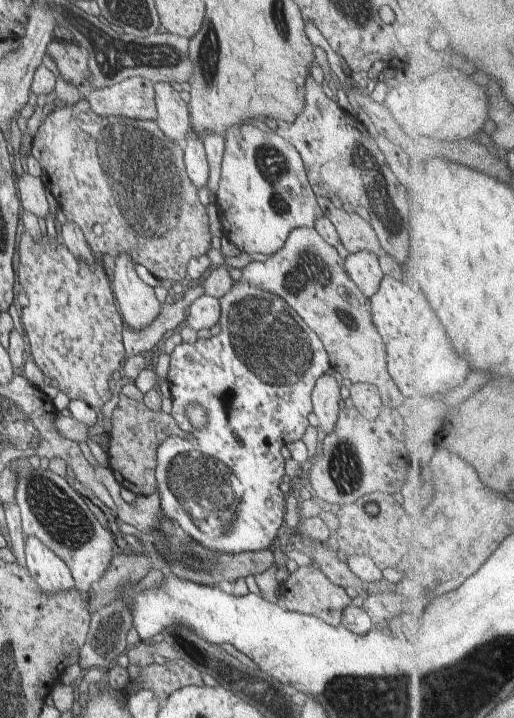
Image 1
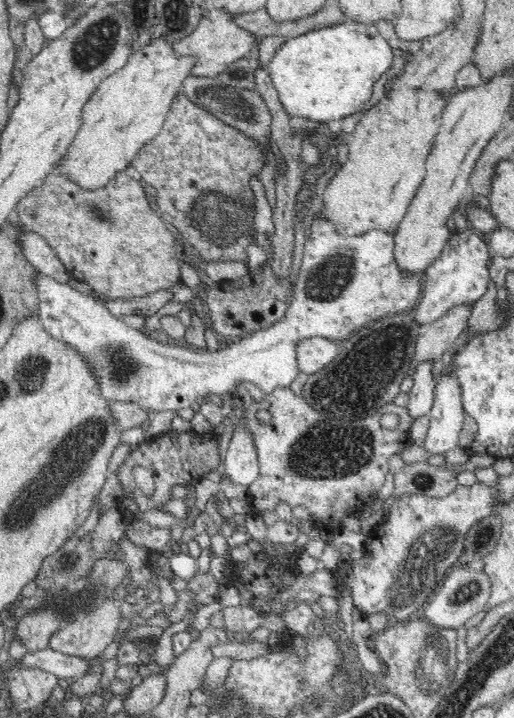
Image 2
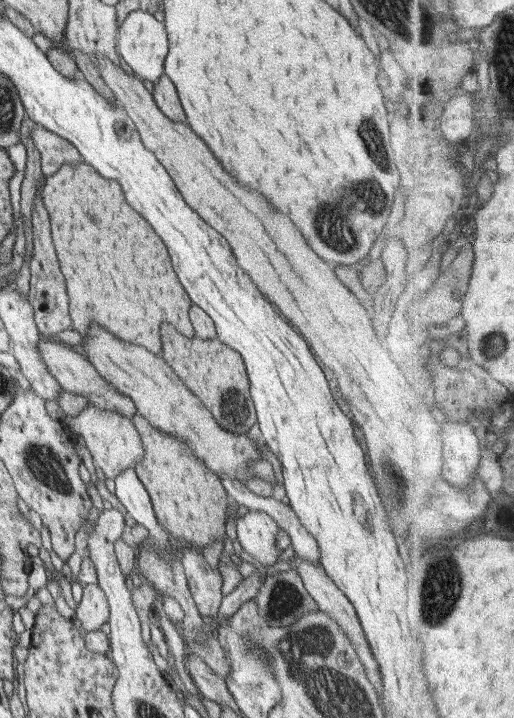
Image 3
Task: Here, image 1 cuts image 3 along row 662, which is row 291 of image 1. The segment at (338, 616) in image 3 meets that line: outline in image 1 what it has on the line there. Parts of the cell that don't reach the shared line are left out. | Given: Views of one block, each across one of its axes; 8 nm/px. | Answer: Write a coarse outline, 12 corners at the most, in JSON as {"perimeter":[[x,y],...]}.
{"perimeter":[[370,251],[350,253],[344,266],[369,298],[392,260]]}

